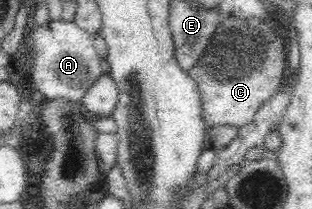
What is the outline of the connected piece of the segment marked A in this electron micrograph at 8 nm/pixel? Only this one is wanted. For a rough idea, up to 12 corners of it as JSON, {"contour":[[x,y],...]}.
{"contour":[[74,21],[35,25],[28,88],[79,101],[102,73]]}

